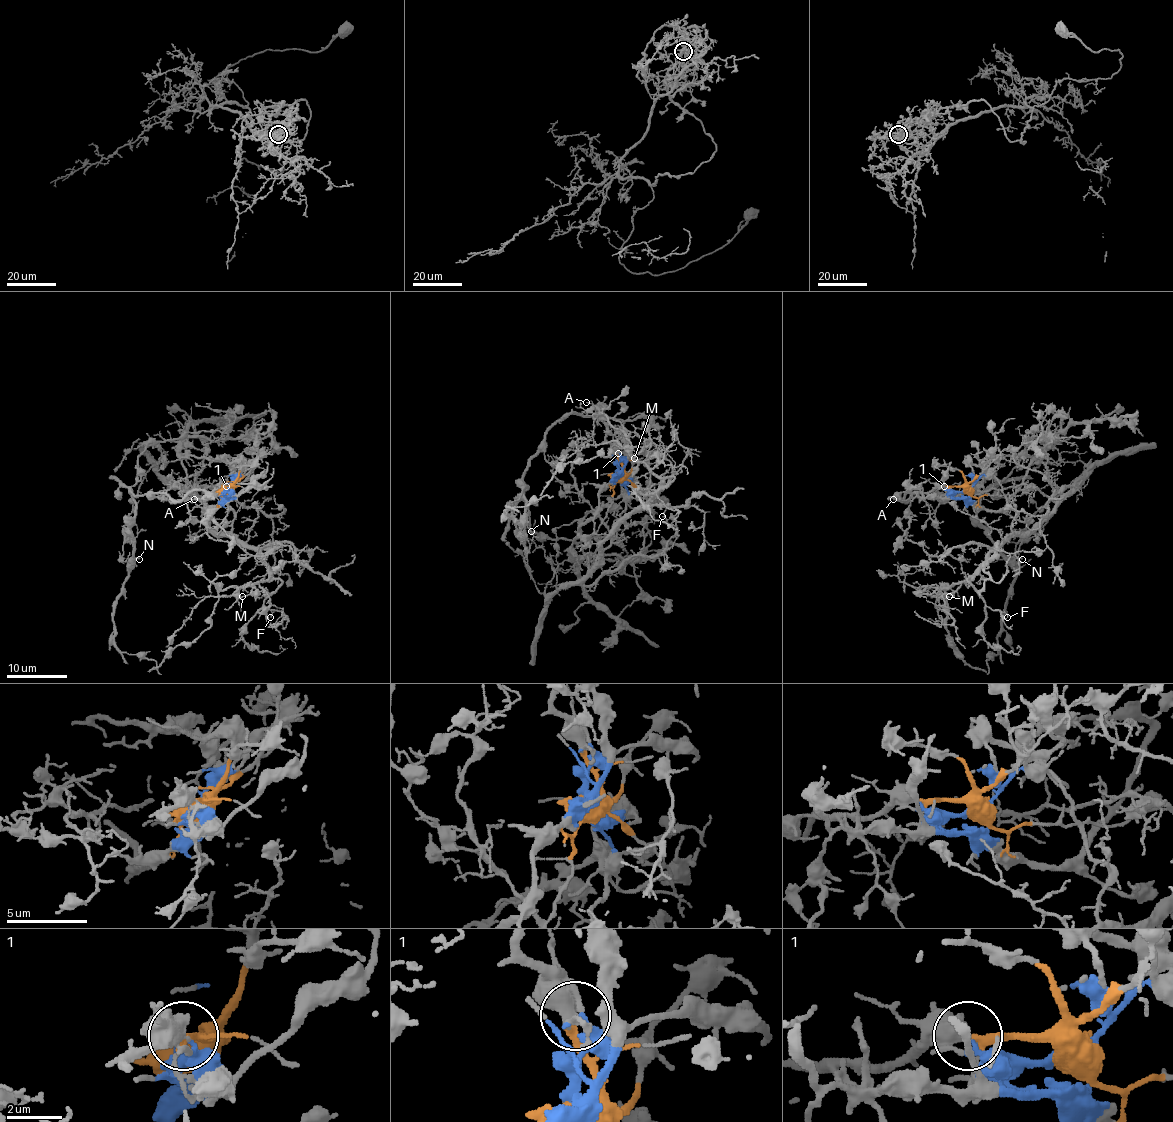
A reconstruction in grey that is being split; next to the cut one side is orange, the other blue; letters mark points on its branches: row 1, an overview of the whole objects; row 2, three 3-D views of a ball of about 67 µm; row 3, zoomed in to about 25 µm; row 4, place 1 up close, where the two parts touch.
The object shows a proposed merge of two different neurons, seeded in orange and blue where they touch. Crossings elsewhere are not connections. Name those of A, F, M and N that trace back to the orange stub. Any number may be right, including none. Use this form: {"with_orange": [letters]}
{"with_orange": ["A", "N"]}

